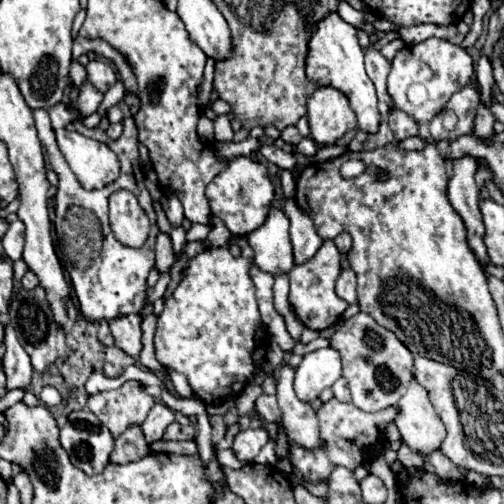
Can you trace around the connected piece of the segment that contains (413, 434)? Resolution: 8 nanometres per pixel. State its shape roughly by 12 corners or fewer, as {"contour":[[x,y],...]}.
{"contour":[[408,386],[394,424],[422,456],[440,450],[446,428],[424,388]]}

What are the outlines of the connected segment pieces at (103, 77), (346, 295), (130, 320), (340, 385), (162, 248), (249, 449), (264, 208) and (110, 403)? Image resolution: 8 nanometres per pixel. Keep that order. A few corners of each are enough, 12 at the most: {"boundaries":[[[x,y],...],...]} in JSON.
{"boundaries":[[[92,60],[88,82],[100,92],[116,84],[116,72],[108,62]],[[342,270],[336,294],[348,304],[356,302],[356,272]],[[142,316],[110,322],[116,348],[132,358],[142,352]],[[346,378],[332,386],[338,400],[350,402],[350,388]],[[158,232],[156,266],[164,274],[174,264],[170,234]],[[248,428],[236,434],[234,454],[254,462],[268,442],[264,428]],[[238,156],[208,184],[212,214],[234,236],[268,218],[264,162]],[[136,380],[88,398],[88,410],[120,436],[154,398]]]}

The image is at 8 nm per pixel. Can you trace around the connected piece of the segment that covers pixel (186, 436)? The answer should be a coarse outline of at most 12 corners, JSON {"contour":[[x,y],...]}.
{"contour":[[172,422],[164,440],[194,440],[196,428]]}

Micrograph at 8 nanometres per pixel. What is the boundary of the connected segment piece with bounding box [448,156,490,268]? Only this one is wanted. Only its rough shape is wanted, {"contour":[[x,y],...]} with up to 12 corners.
{"contour":[[476,158],[454,162],[450,202],[482,268],[490,264],[474,182]]}

